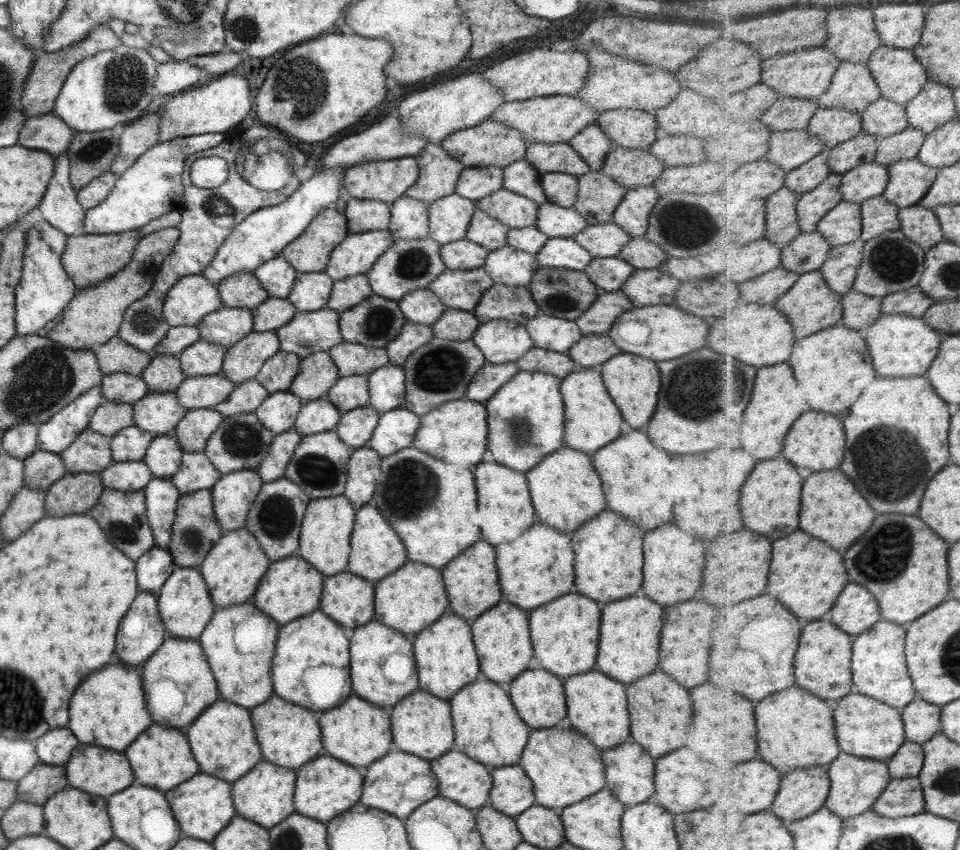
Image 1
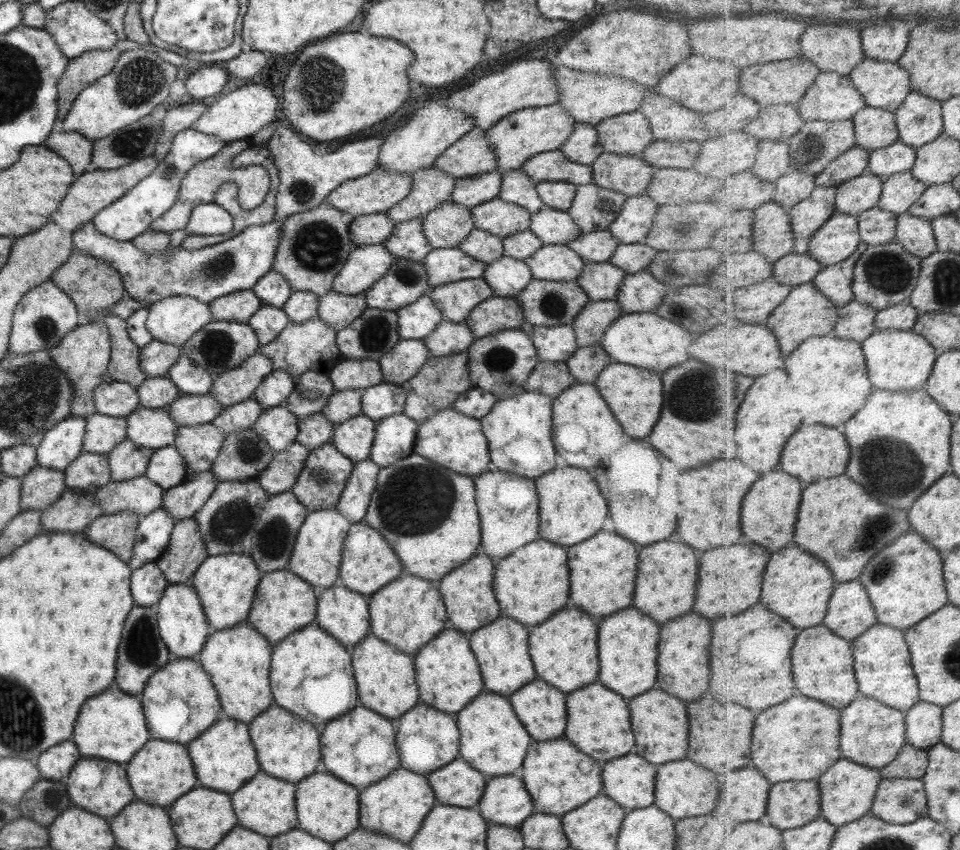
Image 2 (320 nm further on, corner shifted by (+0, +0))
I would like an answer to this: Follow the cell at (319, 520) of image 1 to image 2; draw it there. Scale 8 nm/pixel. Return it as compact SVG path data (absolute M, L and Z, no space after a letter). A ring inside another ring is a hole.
M335 508L310 511L297 532L285 569L308 582L316 591L335 586L338 583L342 542L350 526L348 519Z

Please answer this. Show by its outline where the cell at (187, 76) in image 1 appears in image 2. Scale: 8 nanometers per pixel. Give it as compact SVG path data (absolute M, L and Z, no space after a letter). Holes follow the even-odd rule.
M219 66L215 68L203 68L203 70L197 70L193 74L188 75L189 78L183 80L186 93L192 98L201 100L207 98L207 96L215 96L221 92L221 88L225 86L227 82L227 72L221 70Z

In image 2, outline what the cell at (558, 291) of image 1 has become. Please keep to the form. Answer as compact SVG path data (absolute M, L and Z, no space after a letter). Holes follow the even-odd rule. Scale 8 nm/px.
M531 279L513 298L520 306L525 327L571 325L579 311L589 300L583 289L573 280L551 282Z

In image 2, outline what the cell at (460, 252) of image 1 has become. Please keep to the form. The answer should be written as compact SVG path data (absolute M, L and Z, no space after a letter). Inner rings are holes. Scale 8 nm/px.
M458 247L431 249L422 260L422 265L427 275L428 289L435 286L441 286L445 283L455 282L457 280L469 280L473 278L482 278L486 265L470 256L467 256Z

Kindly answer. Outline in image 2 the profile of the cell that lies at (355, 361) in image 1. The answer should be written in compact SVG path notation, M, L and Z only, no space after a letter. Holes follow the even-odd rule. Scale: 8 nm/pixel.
M342 358L330 371L327 377L334 390L362 389L375 386L381 382L382 374L379 365L373 360Z

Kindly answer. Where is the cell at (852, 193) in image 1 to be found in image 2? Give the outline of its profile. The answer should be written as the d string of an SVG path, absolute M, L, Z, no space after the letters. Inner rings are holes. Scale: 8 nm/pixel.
M863 174L838 186L837 212L858 217L867 210L879 206L885 179Z

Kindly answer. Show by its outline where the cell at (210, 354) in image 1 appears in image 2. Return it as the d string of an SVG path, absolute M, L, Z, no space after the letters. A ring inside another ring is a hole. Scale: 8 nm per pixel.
M182 354L173 366L169 367L166 375L182 395L208 394L213 379L210 374Z

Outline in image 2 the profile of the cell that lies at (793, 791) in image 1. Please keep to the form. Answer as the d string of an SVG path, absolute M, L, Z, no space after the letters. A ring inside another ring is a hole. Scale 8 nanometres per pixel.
M818 779L781 782L772 788L766 820L779 830L799 828L822 817Z

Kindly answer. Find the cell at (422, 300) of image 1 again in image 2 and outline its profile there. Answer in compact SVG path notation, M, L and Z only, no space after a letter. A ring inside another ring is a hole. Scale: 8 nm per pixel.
M426 294L415 302L394 311L398 335L403 340L419 340L425 338L443 316Z

